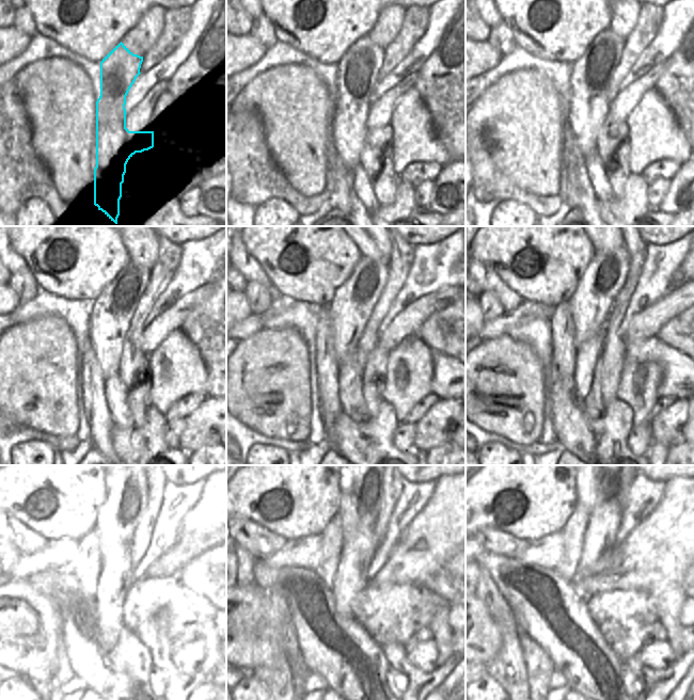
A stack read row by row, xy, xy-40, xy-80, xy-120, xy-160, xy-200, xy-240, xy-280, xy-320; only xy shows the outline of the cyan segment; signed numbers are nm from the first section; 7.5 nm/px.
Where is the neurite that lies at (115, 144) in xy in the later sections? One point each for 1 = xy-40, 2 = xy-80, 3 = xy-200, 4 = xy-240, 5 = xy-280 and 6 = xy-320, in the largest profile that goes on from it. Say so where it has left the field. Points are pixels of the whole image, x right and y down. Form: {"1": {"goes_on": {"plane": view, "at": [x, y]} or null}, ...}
{"1": {"goes_on": {"plane": "xy-40", "at": [358, 69]}}, "2": {"goes_on": {"plane": "xy-80", "at": [590, 79]}}, "3": {"goes_on": {"plane": "xy-200", "at": [595, 295]}}, "4": {"goes_on": {"plane": "xy-240", "at": [126, 506]}}, "5": {"goes_on": {"plane": "xy-280", "at": [361, 487]}}, "6": {"goes_on": {"plane": "xy-320", "at": [590, 487]}}}

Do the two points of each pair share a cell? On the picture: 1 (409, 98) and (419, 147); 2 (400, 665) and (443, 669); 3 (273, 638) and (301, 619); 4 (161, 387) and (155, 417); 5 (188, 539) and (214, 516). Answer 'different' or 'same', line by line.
1: same
2: same
3: different
4: different
5: same

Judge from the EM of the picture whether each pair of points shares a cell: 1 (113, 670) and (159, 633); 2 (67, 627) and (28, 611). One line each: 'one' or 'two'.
1: two
2: two

